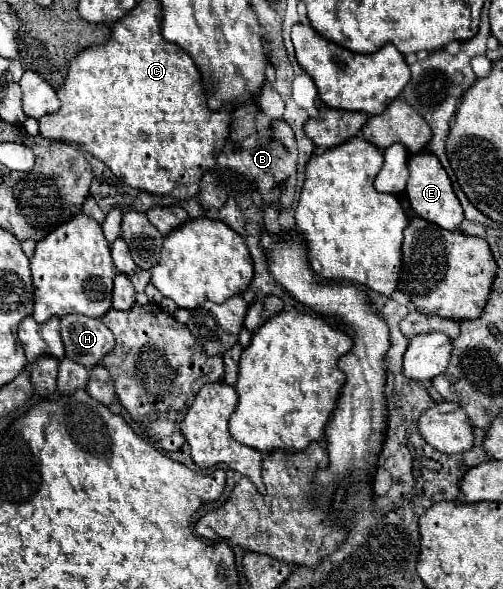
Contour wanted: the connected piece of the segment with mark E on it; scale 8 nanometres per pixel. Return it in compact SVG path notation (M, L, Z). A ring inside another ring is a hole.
M430 152L410 154L408 170L410 170L410 178L408 178L406 194L408 194L410 206L414 208L414 212L420 218L426 218L428 222L438 224L444 230L458 230L460 222L464 220L464 212L462 212L458 196L454 194L454 188L452 188L452 182L448 178L446 170L440 166L440 160L436 156L432 156Z

